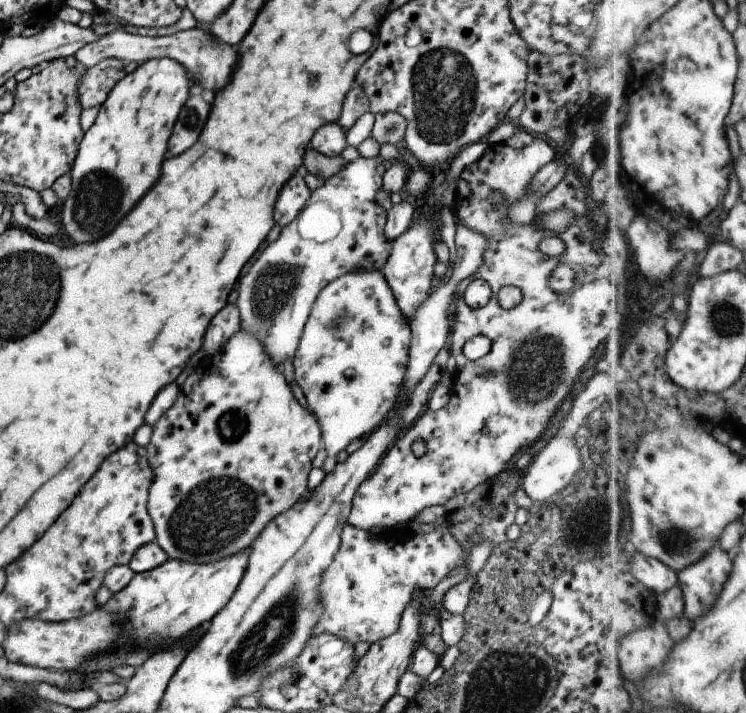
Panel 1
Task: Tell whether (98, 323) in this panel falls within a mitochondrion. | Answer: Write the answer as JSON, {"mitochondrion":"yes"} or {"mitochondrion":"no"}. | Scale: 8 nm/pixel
{"mitochondrion":"no"}

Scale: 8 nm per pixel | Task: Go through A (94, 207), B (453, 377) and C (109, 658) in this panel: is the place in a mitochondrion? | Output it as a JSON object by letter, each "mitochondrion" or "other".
{"A":"mitochondrion","B":"other","C":"other"}

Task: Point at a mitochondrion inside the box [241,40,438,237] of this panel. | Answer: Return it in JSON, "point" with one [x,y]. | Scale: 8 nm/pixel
{"point":[389,130]}

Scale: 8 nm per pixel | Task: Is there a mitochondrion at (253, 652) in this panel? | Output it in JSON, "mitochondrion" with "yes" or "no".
{"mitochondrion":"yes"}

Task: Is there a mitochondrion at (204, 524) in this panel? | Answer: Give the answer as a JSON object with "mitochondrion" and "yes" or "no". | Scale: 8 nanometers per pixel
{"mitochondrion":"yes"}

